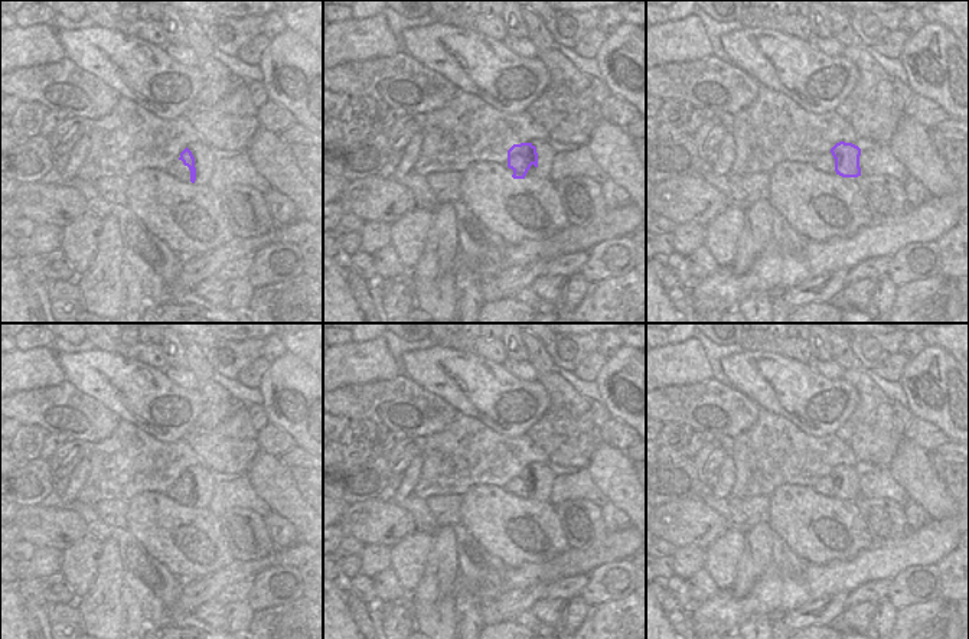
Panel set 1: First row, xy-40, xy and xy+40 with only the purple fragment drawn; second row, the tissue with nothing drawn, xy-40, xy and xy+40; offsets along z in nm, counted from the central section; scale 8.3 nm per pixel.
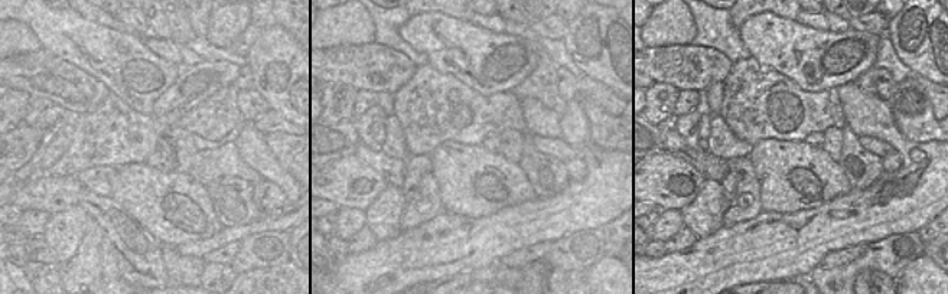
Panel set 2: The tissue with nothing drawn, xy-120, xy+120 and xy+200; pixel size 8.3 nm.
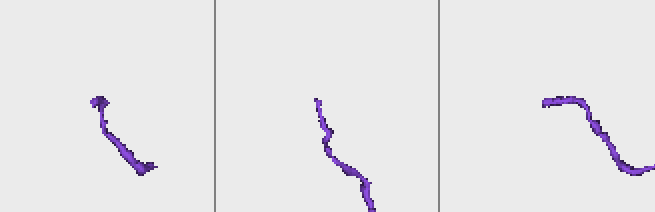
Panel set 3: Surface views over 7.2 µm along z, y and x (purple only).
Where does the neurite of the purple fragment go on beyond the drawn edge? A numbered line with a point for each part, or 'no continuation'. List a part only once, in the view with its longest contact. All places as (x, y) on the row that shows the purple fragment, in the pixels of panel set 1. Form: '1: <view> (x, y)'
1: xy-40 (204, 157)

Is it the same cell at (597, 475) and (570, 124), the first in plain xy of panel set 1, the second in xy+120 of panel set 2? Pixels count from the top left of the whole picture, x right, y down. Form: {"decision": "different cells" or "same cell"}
{"decision": "same cell"}

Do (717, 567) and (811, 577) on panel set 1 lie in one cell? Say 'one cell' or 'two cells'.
two cells

